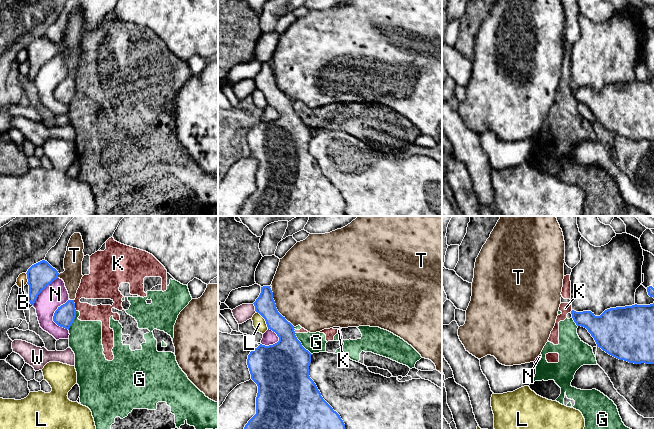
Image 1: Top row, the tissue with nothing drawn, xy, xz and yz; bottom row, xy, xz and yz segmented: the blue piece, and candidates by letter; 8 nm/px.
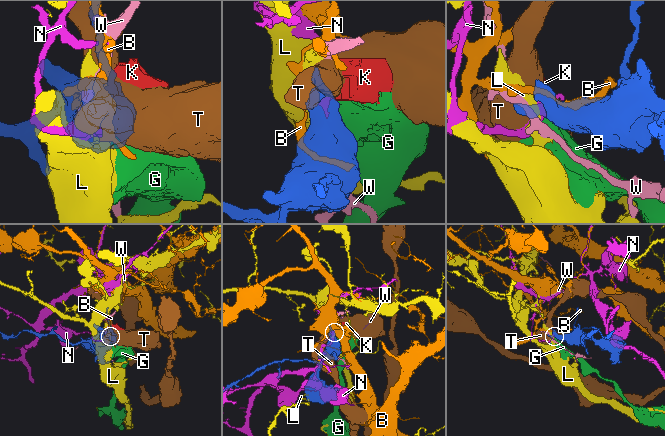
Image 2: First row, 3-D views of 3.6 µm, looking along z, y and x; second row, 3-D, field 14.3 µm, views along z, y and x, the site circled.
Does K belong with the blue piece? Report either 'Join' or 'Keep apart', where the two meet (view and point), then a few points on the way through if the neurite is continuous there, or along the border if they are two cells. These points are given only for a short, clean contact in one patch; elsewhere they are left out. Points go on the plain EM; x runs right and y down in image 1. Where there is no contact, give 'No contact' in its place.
Keep apart. Touches blue at xy (74, 81). Boundary: xy (73, 76), (76, 86)

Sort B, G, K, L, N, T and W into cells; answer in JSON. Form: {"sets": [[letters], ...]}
{"sets": [["B"], ["G", "K"], ["L"], ["N"], ["T"], ["W"]]}

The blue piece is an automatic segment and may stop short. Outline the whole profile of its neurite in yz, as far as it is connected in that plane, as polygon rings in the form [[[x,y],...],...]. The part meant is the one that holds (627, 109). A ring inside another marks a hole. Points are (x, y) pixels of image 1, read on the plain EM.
[[[654,79],[605,86],[600,92],[591,87],[571,87],[577,102],[584,103],[594,114],[597,123],[609,131],[634,140],[654,140]]]

